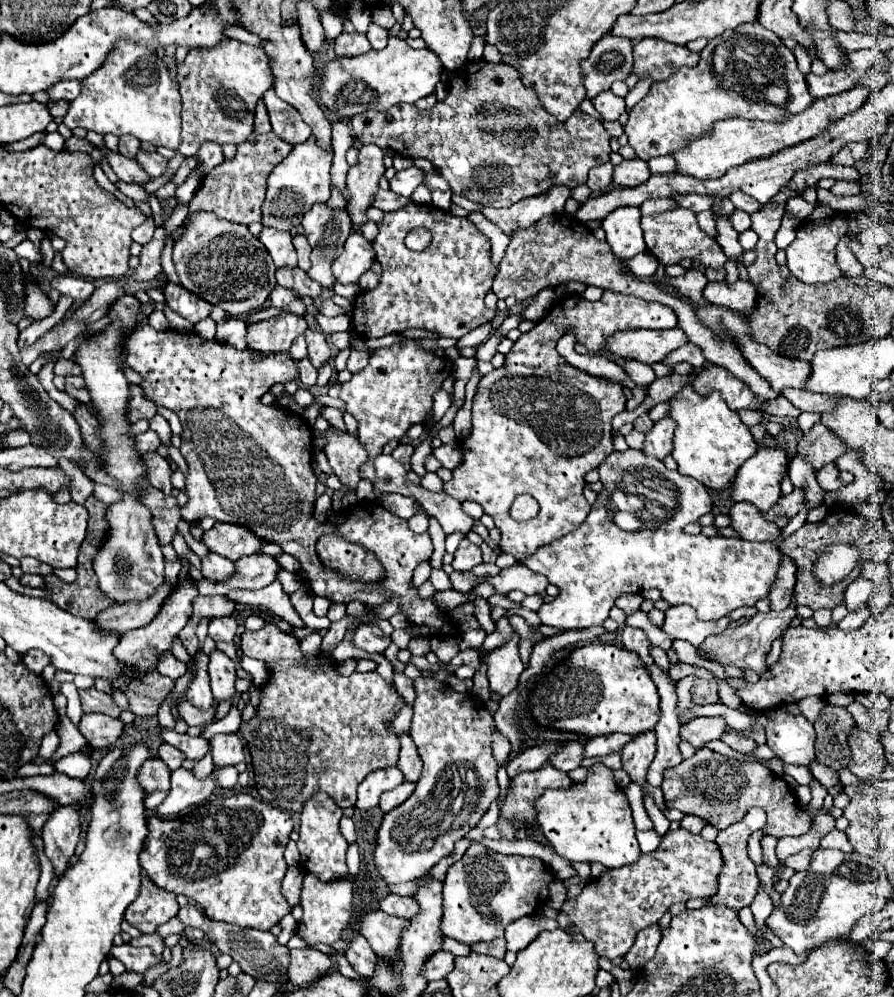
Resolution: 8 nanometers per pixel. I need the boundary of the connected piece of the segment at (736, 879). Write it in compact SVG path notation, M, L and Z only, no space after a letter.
M749 809L749 813L745 813L745 817L741 821L733 823L729 829L719 831L717 845L721 849L725 867L723 867L723 873L719 877L719 891L717 891L717 895L713 895L709 899L711 905L725 905L733 911L739 911L739 909L749 907L753 903L753 897L755 897L757 887L759 887L759 879L757 879L757 873L755 873L755 863L749 859L747 839L751 837L753 831L761 829L765 825L765 821L767 821L767 817L765 817L763 809Z

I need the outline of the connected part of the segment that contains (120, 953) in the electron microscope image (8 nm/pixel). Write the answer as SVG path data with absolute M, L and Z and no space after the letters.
M125 943L121 947L113 945L111 955L117 957L127 969L131 969L135 973L145 973L153 965L167 965L167 961L163 959L163 955L155 955L155 951L151 947L135 949L129 943Z

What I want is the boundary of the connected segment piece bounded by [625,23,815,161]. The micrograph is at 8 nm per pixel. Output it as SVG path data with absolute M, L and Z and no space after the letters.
M757 23L739 25L711 39L695 67L683 67L667 81L651 85L649 93L631 109L625 135L637 157L647 161L657 155L669 155L673 149L685 149L693 137L709 133L717 121L729 117L781 121L787 113L799 113L813 101L791 49Z

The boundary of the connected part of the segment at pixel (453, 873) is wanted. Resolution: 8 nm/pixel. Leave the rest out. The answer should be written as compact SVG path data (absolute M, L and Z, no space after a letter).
M471 843L465 855L449 867L443 881L441 933L465 945L503 937L509 923L535 913L547 903L551 881L553 875L541 859L501 855L481 843Z

